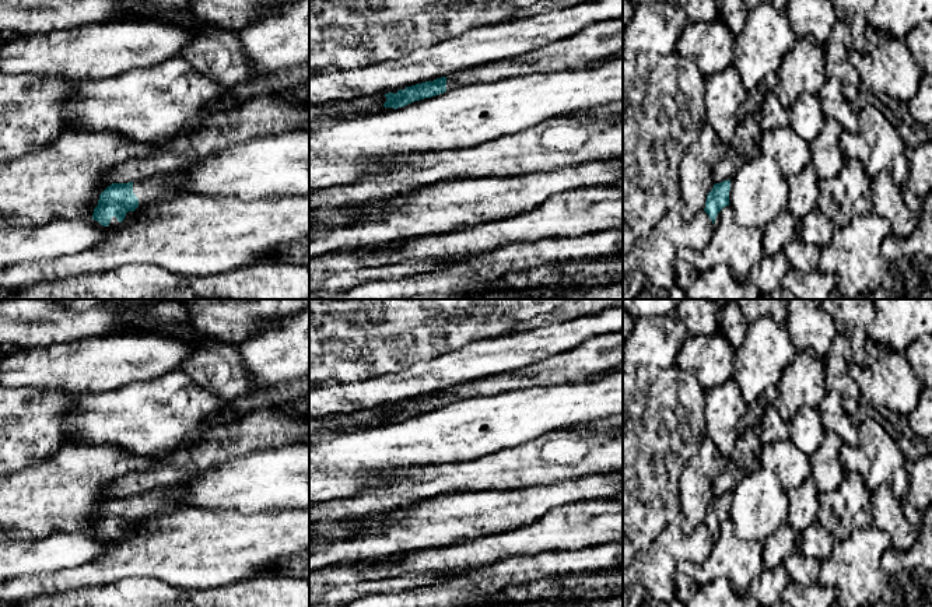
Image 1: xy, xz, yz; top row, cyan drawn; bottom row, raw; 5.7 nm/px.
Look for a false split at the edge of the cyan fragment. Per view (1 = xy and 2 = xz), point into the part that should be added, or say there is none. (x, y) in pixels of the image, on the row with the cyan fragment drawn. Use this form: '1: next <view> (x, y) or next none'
1: next xy (160, 188)
2: next xz (601, 39)

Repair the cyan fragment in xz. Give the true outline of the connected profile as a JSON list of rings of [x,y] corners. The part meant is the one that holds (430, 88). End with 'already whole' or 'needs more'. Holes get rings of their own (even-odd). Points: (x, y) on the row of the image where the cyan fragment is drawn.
[[[623,18],[596,22],[571,38],[542,46],[532,53],[453,71],[434,81],[406,87],[396,94],[385,94],[383,106],[397,109],[459,85],[497,83],[536,73],[577,70],[620,50],[623,50]]]; needs more

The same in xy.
[[[186,173],[155,175],[146,180],[129,183],[112,183],[101,194],[98,206],[94,208],[92,221],[104,227],[120,227],[125,224],[134,224],[136,214],[133,213],[139,206],[146,206],[150,201],[164,201],[183,194],[183,180]]]; needs more

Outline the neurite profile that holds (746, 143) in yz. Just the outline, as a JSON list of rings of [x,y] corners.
[[[758,112],[737,123],[733,141],[728,145],[725,157],[714,166],[715,183],[732,179],[743,161],[760,154],[761,133]]]

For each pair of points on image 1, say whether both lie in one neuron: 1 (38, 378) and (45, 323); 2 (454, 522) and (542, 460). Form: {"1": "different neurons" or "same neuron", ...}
{"1": "different neurons", "2": "different neurons"}

